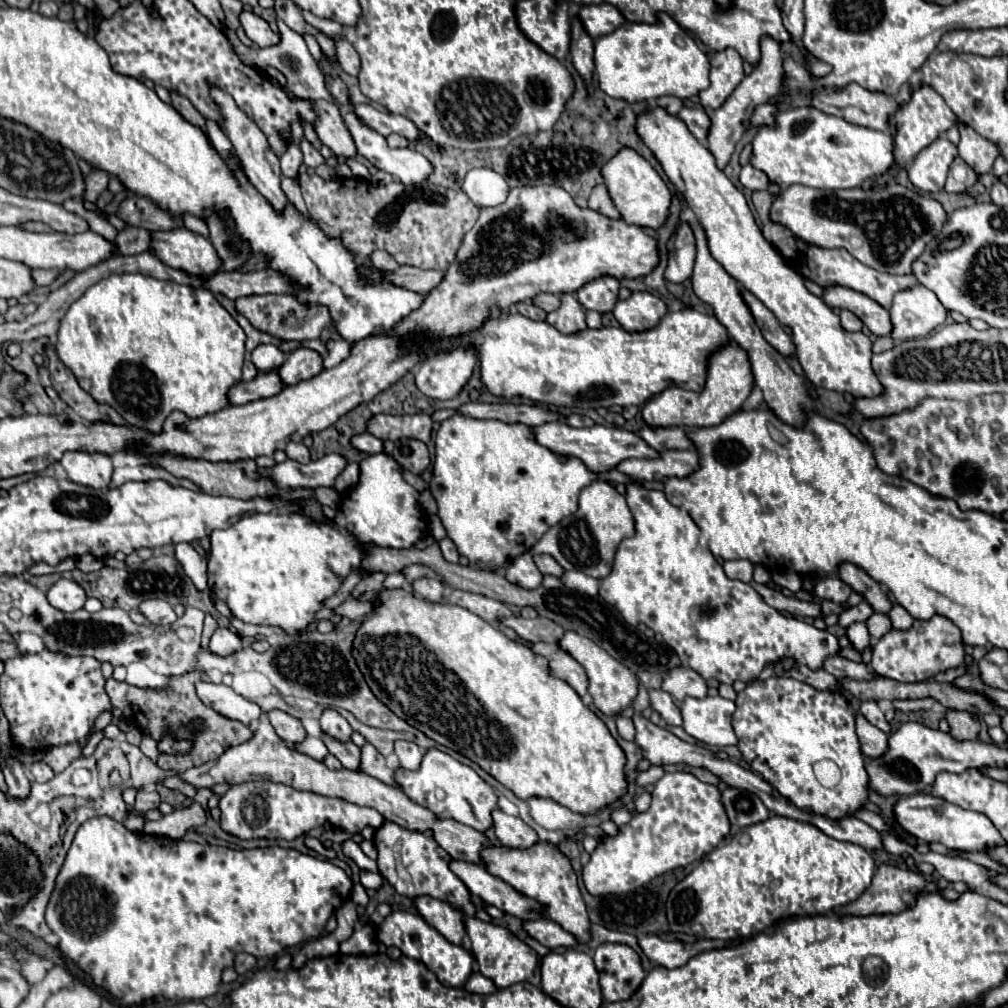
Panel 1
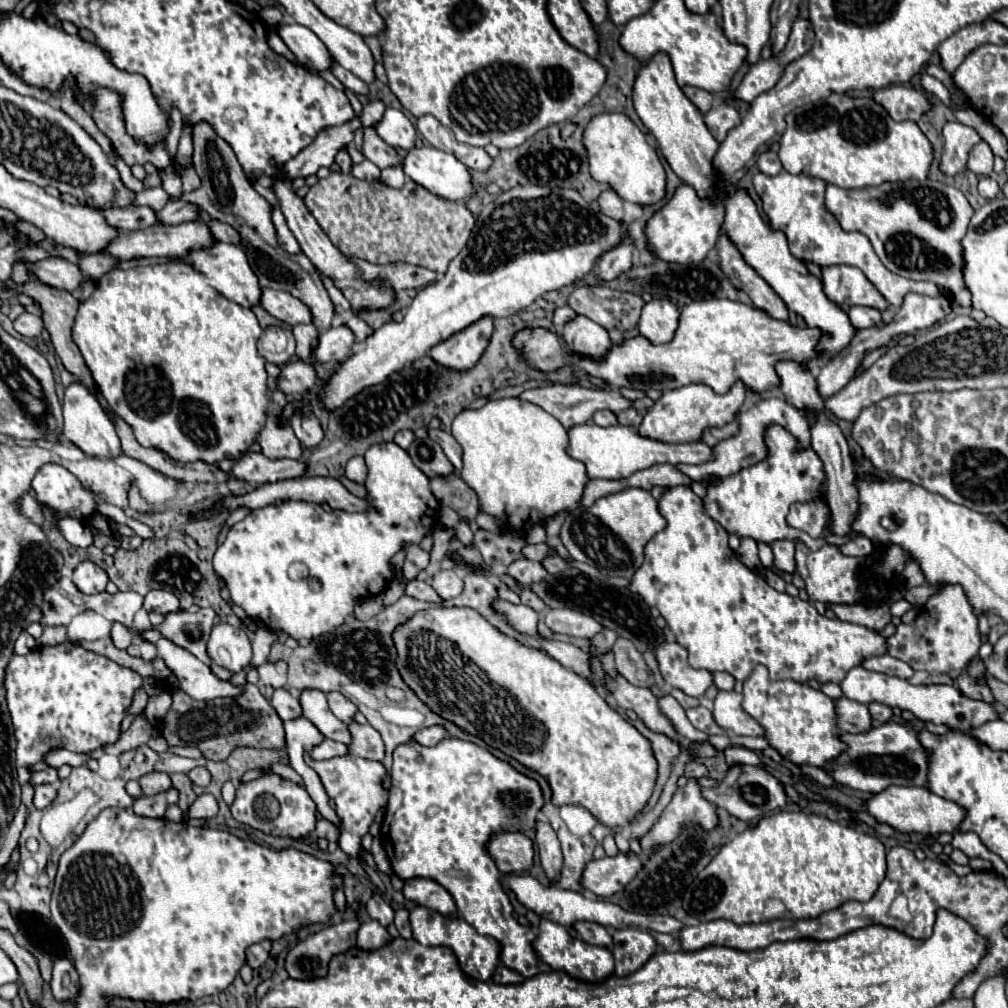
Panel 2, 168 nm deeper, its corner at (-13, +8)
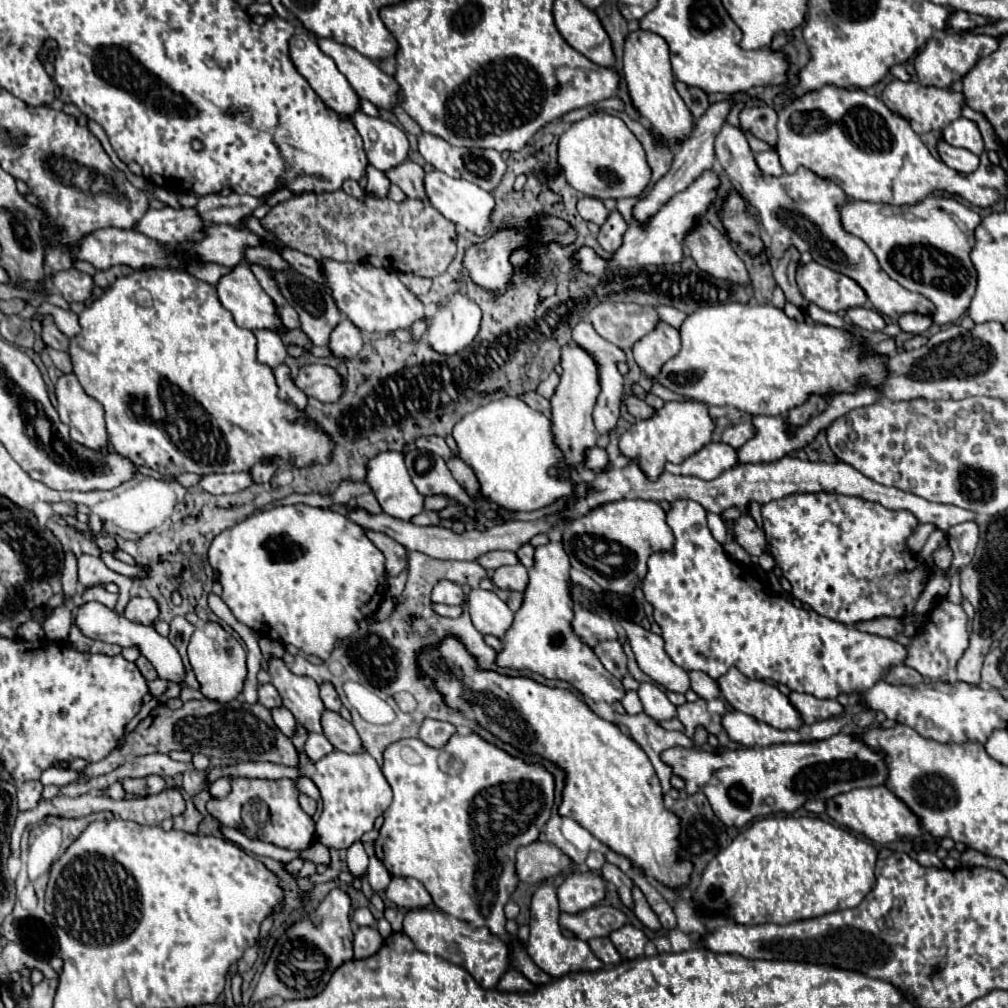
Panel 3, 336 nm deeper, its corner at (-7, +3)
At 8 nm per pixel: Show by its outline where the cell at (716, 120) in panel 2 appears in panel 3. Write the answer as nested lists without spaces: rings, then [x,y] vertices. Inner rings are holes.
[[[723,125],[715,139],[715,155],[725,169],[725,173],[737,181],[751,203],[753,211],[759,217],[759,225],[763,227],[765,235],[769,237],[769,251],[771,257],[777,261],[783,257],[783,253],[789,247],[795,247],[799,253],[809,251],[813,259],[819,265],[825,265],[829,269],[835,269],[851,279],[855,279],[867,293],[873,307],[891,319],[899,319],[903,313],[913,311],[921,315],[931,315],[935,311],[933,303],[925,299],[921,293],[907,291],[897,281],[893,281],[877,263],[877,257],[871,253],[871,249],[855,235],[849,235],[843,231],[839,221],[839,205],[847,201],[847,195],[839,185],[835,185],[829,179],[821,179],[809,169],[801,167],[801,179],[799,175],[781,175],[781,177],[769,177],[763,175],[753,159],[753,153],[747,145],[745,135],[739,127]]]

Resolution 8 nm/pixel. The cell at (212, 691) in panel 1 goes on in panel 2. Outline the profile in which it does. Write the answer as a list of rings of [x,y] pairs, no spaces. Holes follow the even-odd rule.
[[[145,630],[141,632],[141,638],[155,646],[157,656],[165,660],[171,674],[177,676],[183,692],[189,694],[193,700],[211,700],[211,698],[235,696],[243,692],[243,688],[237,688],[225,680],[219,680],[209,670],[209,666],[199,662],[189,650],[163,638],[157,630]]]

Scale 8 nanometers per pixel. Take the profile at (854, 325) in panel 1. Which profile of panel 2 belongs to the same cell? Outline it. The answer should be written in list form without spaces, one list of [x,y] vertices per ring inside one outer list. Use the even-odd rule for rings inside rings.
[[[851,306],[849,320],[855,328],[871,328],[883,324],[881,312],[877,308],[867,308],[867,306]]]

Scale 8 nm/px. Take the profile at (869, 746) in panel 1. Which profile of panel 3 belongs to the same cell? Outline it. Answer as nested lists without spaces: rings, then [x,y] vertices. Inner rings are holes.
[[[791,693],[789,701],[801,713],[801,717],[807,725],[845,713],[845,707],[835,699],[817,699],[817,697],[805,695],[805,693]]]

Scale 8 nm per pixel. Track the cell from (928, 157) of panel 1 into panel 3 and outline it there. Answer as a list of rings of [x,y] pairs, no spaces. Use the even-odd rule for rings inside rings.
[[[965,117],[955,119],[949,123],[949,127],[943,129],[943,141],[955,147],[963,147],[969,151],[977,151],[977,155],[983,153],[983,139],[977,129],[977,125]]]

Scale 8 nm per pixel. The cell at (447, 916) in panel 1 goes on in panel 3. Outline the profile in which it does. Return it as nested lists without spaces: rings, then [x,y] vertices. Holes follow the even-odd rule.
[[[393,877],[387,887],[387,899],[403,909],[421,909],[433,903],[423,883],[413,877]]]

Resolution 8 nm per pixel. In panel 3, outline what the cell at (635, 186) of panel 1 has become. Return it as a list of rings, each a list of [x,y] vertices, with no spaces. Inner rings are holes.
[[[589,115],[575,121],[559,139],[559,165],[571,187],[597,199],[641,197],[651,181],[639,139],[615,115]]]

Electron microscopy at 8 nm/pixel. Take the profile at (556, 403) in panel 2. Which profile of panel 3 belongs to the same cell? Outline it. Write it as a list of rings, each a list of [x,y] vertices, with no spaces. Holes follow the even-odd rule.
[[[629,395],[625,405],[627,405],[627,411],[629,411],[635,419],[647,419],[647,417],[651,417],[651,415],[653,415],[653,409],[651,409],[645,401],[637,399],[635,395]]]

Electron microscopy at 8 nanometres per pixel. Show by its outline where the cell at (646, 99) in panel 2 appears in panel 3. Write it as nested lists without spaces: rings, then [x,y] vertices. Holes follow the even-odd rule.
[[[641,29],[629,33],[625,41],[623,63],[627,91],[633,101],[633,107],[639,111],[641,117],[649,121],[649,131],[653,133],[655,143],[673,145],[685,141],[689,137],[687,131],[693,131],[695,127],[695,119],[675,89],[675,79],[669,63],[669,47],[665,39]]]

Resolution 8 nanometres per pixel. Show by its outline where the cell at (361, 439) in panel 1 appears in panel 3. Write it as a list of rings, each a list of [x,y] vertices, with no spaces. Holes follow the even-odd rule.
[[[425,435],[425,439],[417,439],[417,443],[409,443],[409,447],[403,447],[403,453],[409,453],[413,449],[427,449],[435,455],[441,455],[443,459],[451,457],[451,449],[447,447],[445,439],[439,435]]]

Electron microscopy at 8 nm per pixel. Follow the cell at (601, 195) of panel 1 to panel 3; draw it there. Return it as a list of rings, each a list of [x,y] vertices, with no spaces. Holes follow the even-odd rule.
[[[583,197],[579,203],[577,203],[577,211],[579,215],[585,219],[585,221],[593,221],[597,223],[599,227],[605,223],[605,219],[609,217],[609,209],[603,205],[601,199],[595,199],[595,197]]]

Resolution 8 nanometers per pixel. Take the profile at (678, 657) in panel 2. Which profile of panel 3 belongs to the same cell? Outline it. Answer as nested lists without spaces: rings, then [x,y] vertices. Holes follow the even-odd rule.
[[[621,621],[621,625],[627,631],[629,643],[643,673],[647,673],[655,683],[659,683],[667,691],[687,693],[691,689],[689,675],[681,667],[677,667],[669,659],[669,655],[665,655],[665,641],[659,635],[645,631],[641,625],[629,621]]]

